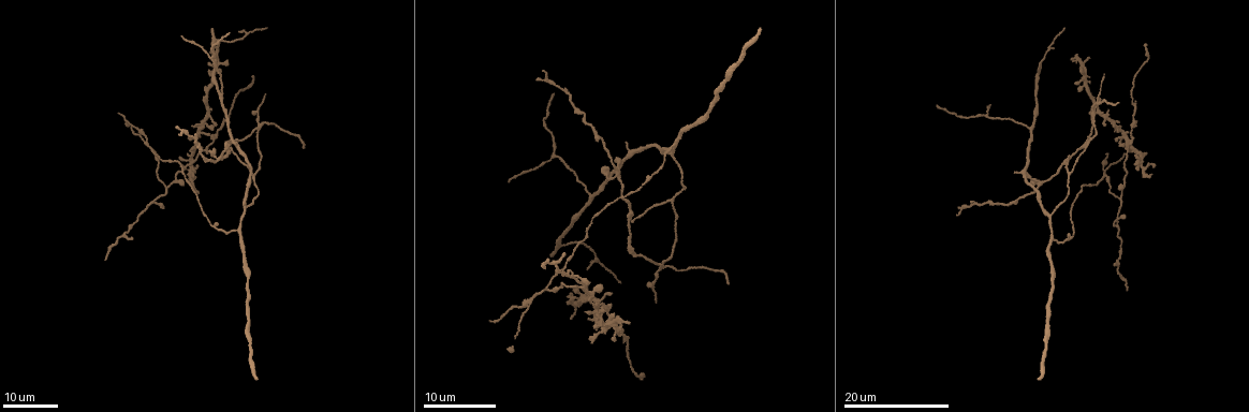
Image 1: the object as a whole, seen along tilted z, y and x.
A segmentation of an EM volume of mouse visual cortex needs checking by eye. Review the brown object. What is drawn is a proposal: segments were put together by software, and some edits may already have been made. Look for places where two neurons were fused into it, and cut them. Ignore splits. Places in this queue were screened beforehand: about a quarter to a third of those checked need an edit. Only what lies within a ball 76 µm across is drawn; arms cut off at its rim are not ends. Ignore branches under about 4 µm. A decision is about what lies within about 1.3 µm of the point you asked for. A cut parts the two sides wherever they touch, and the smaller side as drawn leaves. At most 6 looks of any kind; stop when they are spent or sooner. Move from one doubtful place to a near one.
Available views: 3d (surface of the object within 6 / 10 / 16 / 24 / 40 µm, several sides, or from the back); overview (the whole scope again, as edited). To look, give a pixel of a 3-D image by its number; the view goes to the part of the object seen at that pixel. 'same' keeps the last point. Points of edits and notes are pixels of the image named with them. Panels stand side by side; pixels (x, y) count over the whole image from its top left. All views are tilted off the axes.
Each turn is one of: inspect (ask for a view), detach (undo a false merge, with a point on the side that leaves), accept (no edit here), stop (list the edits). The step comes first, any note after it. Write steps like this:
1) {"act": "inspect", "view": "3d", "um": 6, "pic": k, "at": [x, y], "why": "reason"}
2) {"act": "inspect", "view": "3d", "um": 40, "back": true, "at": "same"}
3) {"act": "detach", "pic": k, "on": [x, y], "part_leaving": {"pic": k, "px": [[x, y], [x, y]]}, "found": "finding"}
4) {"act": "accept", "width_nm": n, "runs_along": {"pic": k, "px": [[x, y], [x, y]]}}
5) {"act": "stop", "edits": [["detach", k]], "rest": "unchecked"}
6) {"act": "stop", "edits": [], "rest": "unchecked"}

{"act": "inspect", "view": "3d", "um": 16, "pic": 1, "at": [244, 207], "why": "a fork"}

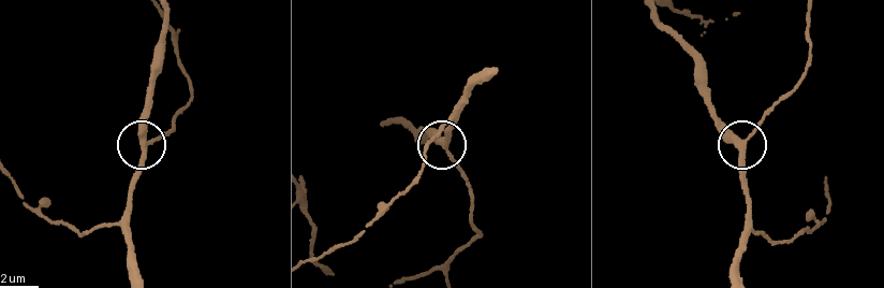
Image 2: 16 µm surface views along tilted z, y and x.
{"act": "inspect", "view": "3d", "um": 10, "pic": 2, "at": [141, 139], "why": "zoom in"}

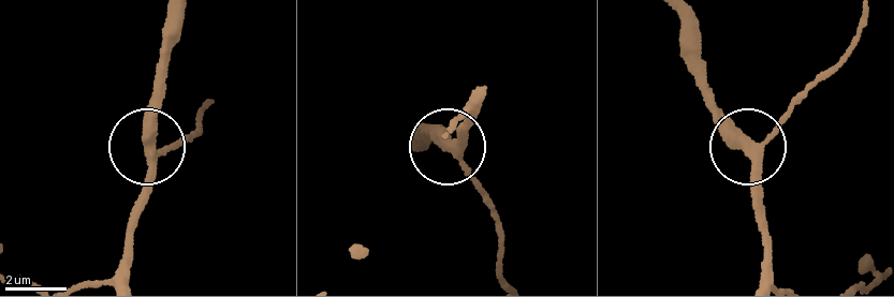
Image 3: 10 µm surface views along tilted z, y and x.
{"act": "accept", "arms": 3, "runs_along": {"pic": 3, "px": [[766, 270], [751, 149], [822, 82]]}, "found": "one neuron here"}

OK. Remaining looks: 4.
{"act": "inspect", "view": "3d", "um": 24, "pic": 1, "at": [1029, 127]}

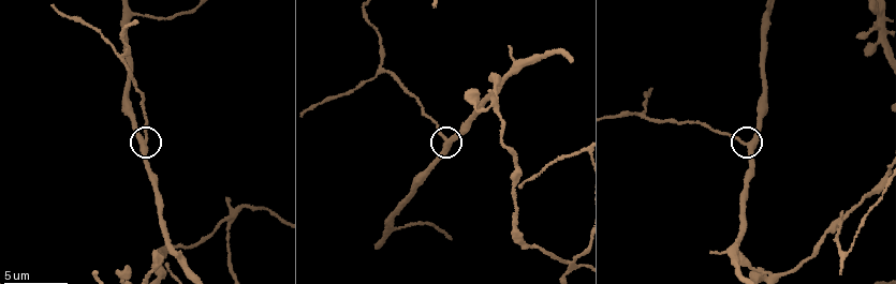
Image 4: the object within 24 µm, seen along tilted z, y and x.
{"act": "inspect", "view": "3d", "um": 10, "pic": 4, "at": [145, 144]}

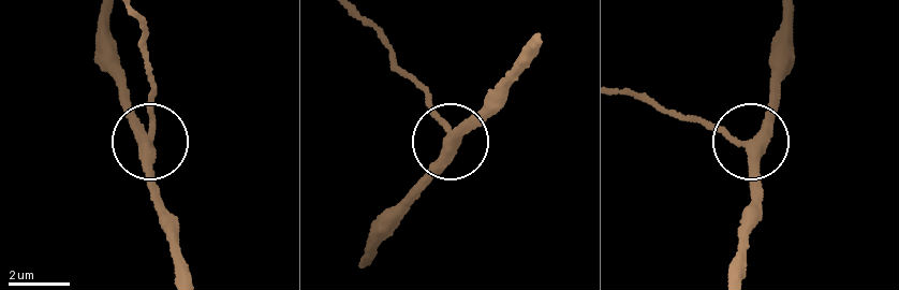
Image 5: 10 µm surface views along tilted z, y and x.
{"act": "accept", "runs_along": {"pic": 5, "px": [[541, 44], [455, 135], [424, 92]]}, "found": "one neuron here"}

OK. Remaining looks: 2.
{"act": "inspect", "view": "3d", "um": 10, "pic": 4, "at": [639, 115], "why": "a fork"}

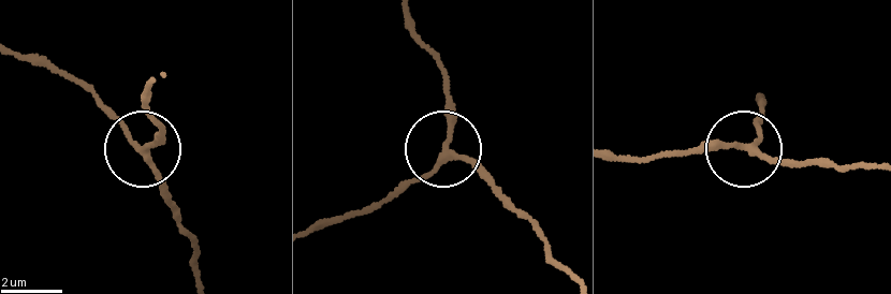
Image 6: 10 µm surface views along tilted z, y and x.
{"act": "inspect", "view": "3d", "um": 6, "pic": 6, "at": [749, 147]}

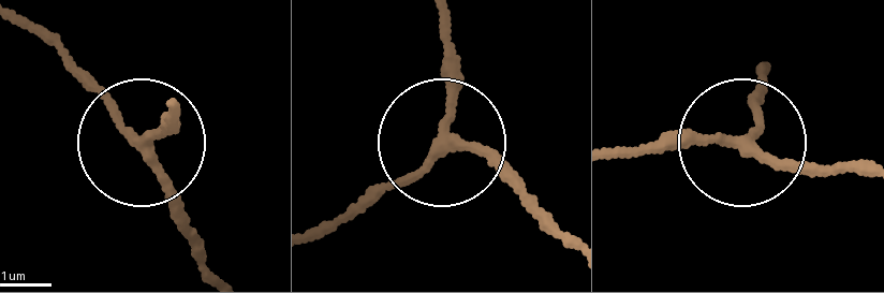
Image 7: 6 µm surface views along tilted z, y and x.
{"act": "accept", "arms": 3, "runs_along": {"pic": 7, "px": [[560, 228], [506, 170], [443, 145], [324, 232]]}, "found": "all the same neuron"}

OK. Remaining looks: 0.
{"act": "stop", "edits": [], "rest": "unchecked"}

